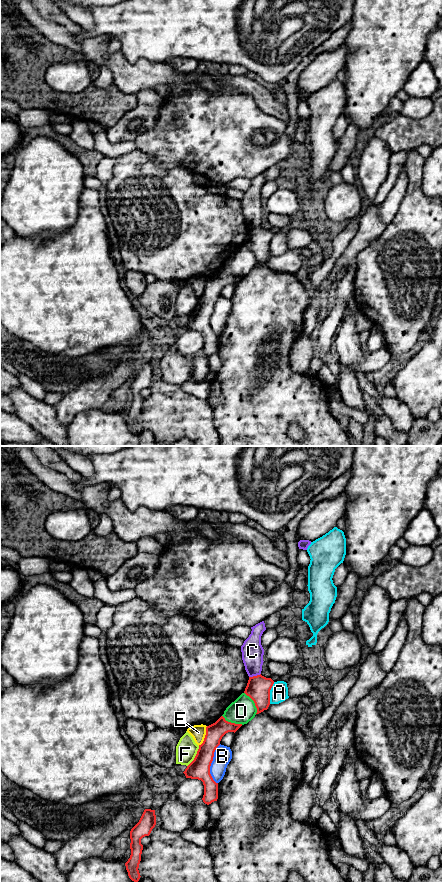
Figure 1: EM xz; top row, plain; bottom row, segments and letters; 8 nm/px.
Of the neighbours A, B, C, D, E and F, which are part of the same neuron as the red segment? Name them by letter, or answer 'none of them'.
none of them

